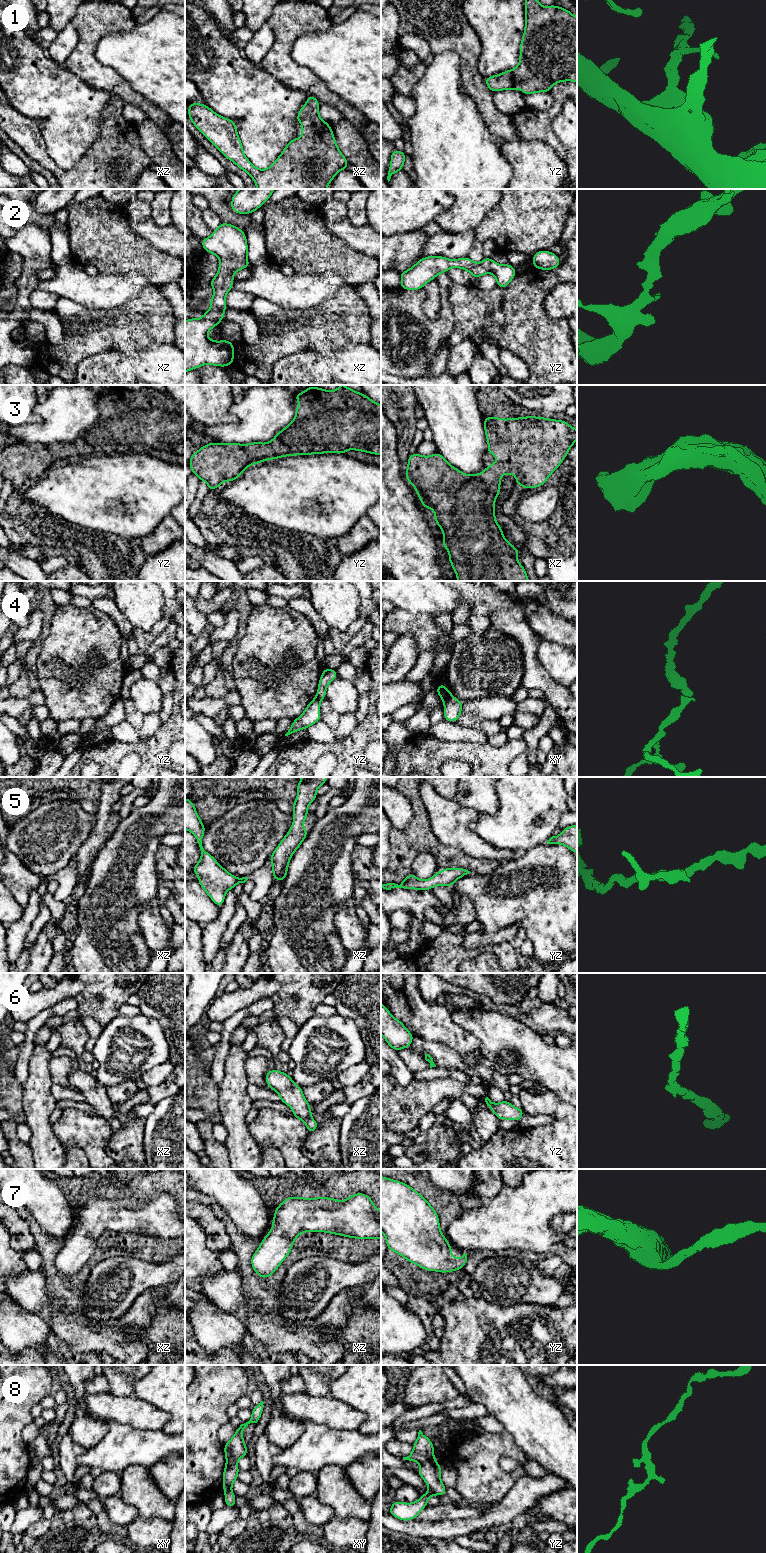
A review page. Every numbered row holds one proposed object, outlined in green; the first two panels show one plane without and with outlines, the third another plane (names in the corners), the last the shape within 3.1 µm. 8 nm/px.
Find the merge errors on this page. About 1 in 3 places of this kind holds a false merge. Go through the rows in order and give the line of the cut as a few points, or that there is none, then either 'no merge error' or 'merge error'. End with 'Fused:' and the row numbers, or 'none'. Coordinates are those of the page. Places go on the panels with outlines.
1: no cut | no merge error
2: no cut | no merge error
3: no cut | no merge error
4: xy (451, 695), (443, 700) | merge error
5: no cut | no merge error
6: no cut | no merge error
7: no cut | no merge error
8: yz (433, 1459), (422, 1464) | merge error
Fused: 4, 8

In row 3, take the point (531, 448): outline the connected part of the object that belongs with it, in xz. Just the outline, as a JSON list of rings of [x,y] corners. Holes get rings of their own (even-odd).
[[[484,417],[484,429],[486,434],[486,439],[489,444],[486,454],[495,454],[497,461],[495,464],[487,465],[486,469],[479,472],[478,475],[466,475],[459,471],[457,468],[450,465],[443,456],[437,451],[432,456],[421,456],[418,453],[410,454],[408,458],[407,471],[404,473],[405,477],[409,483],[415,487],[418,497],[421,500],[423,507],[432,508],[435,513],[435,522],[438,524],[444,536],[444,542],[442,547],[449,550],[449,561],[456,572],[458,581],[529,581],[525,568],[518,562],[516,555],[520,552],[519,548],[514,548],[504,537],[502,533],[501,526],[495,521],[495,508],[494,503],[496,497],[500,494],[500,478],[502,474],[514,474],[517,479],[515,484],[521,485],[525,488],[540,487],[544,485],[548,477],[557,469],[557,467],[563,462],[568,451],[573,446],[574,442],[577,440],[577,430],[572,428],[567,422],[563,420],[547,419],[543,417],[521,417],[521,418],[511,418],[511,419],[500,419],[498,417]]]

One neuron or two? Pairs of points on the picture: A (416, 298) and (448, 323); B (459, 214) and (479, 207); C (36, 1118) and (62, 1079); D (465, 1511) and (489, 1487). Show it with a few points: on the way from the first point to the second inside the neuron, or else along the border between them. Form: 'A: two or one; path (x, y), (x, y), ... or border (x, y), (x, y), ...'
A: one; path (416, 309), (416, 312), (428, 324), (437, 324)
B: one; path (464, 214), (471, 207), (474, 207)
C: two; border (53, 1058), (50, 1062), (52, 1082)
D: two; border (464, 1500), (486, 1507)

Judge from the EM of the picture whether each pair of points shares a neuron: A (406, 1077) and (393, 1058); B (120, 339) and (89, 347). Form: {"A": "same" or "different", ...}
{"A": "same", "B": "same"}

